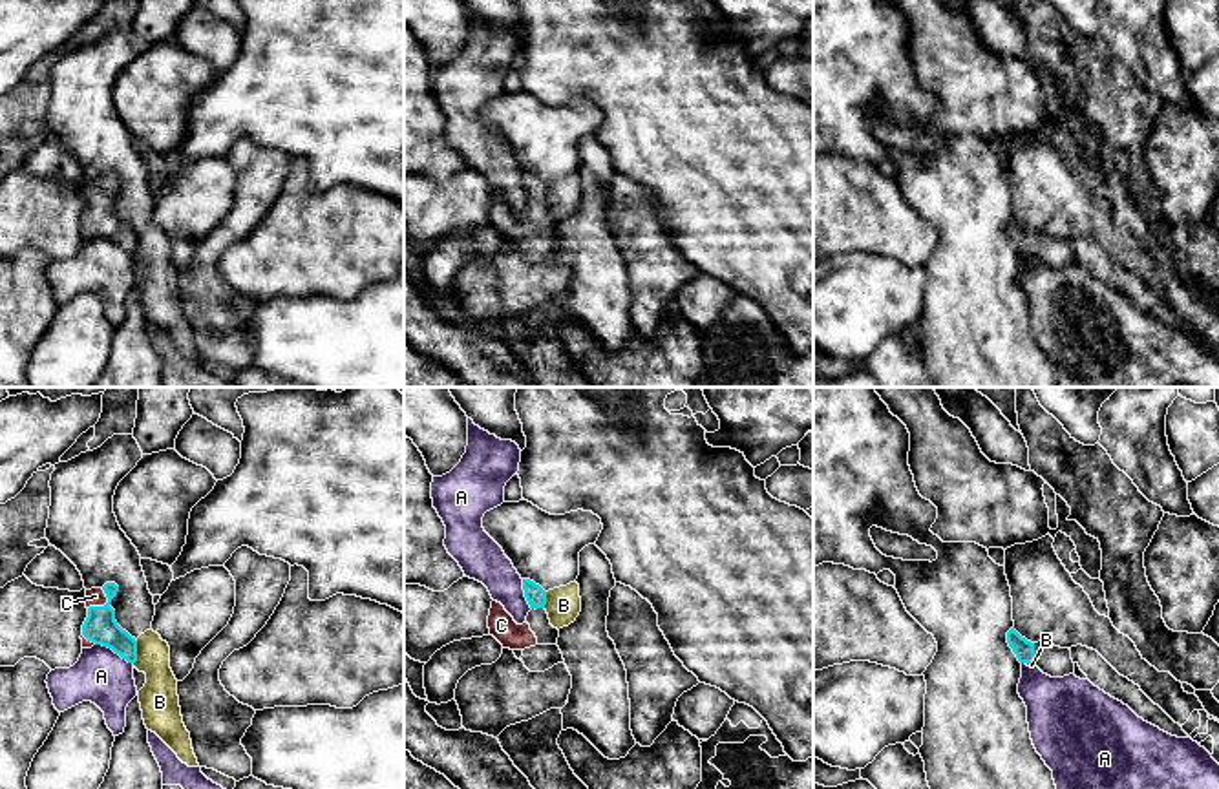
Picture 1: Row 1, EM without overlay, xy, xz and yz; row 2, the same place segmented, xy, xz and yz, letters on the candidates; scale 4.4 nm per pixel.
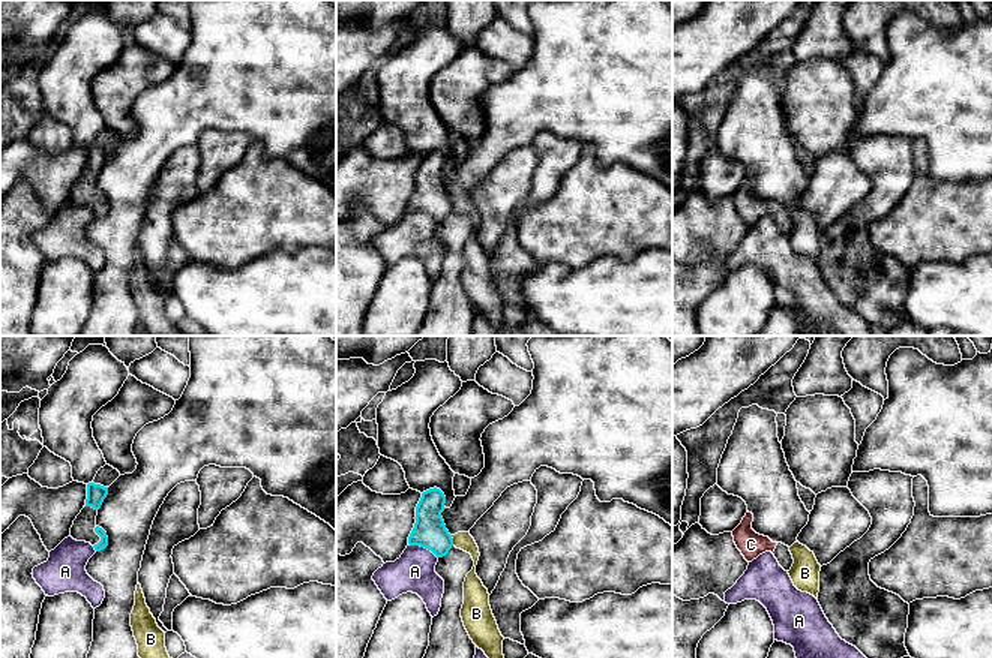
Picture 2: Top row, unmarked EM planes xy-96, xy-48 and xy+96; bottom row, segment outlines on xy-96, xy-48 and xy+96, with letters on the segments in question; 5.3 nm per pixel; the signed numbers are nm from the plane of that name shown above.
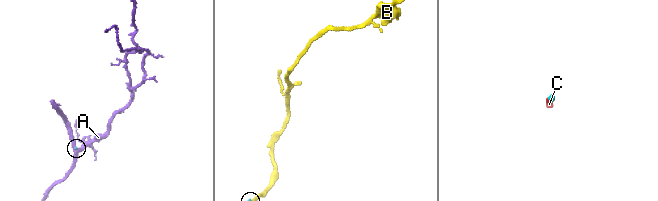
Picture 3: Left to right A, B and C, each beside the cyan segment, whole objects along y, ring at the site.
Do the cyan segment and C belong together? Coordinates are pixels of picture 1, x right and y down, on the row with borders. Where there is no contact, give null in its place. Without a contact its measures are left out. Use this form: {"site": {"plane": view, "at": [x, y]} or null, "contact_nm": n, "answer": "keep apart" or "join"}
{"site": {"plane": "xy", "at": [105, 605]}, "contact_nm": 120, "answer": "join"}

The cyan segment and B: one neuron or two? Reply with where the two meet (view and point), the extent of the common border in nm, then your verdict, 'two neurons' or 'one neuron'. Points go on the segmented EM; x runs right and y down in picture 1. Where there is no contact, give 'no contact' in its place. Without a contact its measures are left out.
contact xy (136, 652); length 110 nm; two neurons

